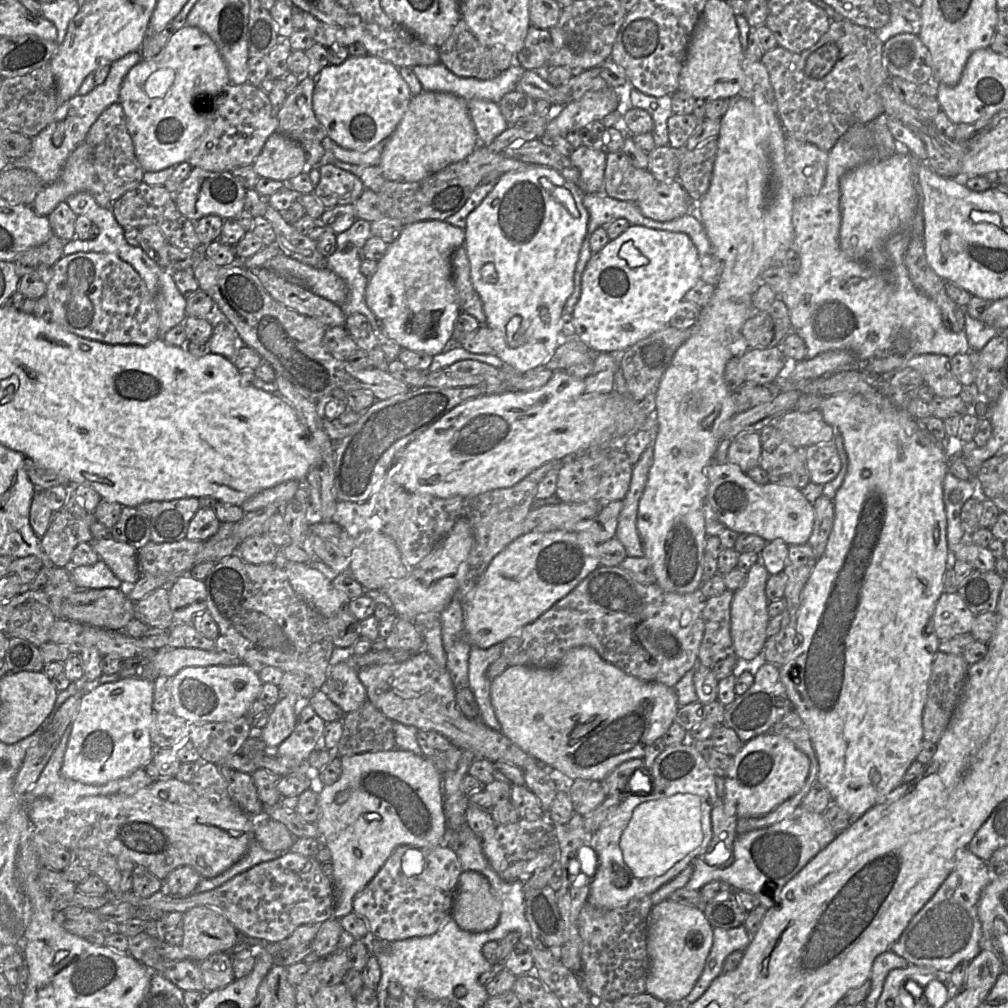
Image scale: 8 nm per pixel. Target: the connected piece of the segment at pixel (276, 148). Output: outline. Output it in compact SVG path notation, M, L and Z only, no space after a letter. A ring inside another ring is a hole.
M273 133L253 163L259 177L287 182L299 175L305 167L306 154L303 146L293 139Z

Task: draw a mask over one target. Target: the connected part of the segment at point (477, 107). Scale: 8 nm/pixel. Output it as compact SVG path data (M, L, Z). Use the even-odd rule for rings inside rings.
M475 98L467 101L467 106L475 127L478 145L488 146L509 127L501 113L499 103Z

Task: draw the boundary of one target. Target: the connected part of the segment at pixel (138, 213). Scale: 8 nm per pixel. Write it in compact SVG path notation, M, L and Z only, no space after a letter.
M142 181L137 187L113 201L112 211L123 228L156 225L172 246L184 250L202 249L203 251L203 246L195 231L195 223L181 214L176 206L174 195L163 185L148 185Z

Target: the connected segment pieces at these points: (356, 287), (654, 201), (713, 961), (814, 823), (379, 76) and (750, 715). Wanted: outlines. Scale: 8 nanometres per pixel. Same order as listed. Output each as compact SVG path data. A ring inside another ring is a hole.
M358 218L348 230L337 234L337 249L326 262L327 268L347 284L348 295L345 302L340 305L344 313L347 316L353 313L364 315L377 335L380 324L366 304L365 291L368 279L361 272L363 247L371 236L371 223Z
M679 181L658 183L637 205L644 216L658 222L669 222L692 211L692 201Z
M744 925L731 929L713 928L712 947L699 979L684 999L686 1007L698 1000L713 980L722 973L727 956L734 951L744 951L751 938L752 935L747 932Z
M799 806L769 827L737 834L732 849L733 862L730 865L716 867L708 865L700 857L696 858L691 863L693 873L685 887L690 890L700 890L709 882L723 881L733 890L744 890L753 894L758 898L760 905L769 909L778 904L779 895L785 884L837 835L828 826L823 814Z
M372 55L351 56L339 65L329 64L318 74L313 110L327 137L339 146L365 152L389 137L408 108L412 94L392 63Z
M765 663L754 675L752 686L742 695L736 695L734 701L725 706L723 725L733 729L740 740L745 743L769 730L793 710L786 688L780 680L779 666Z

